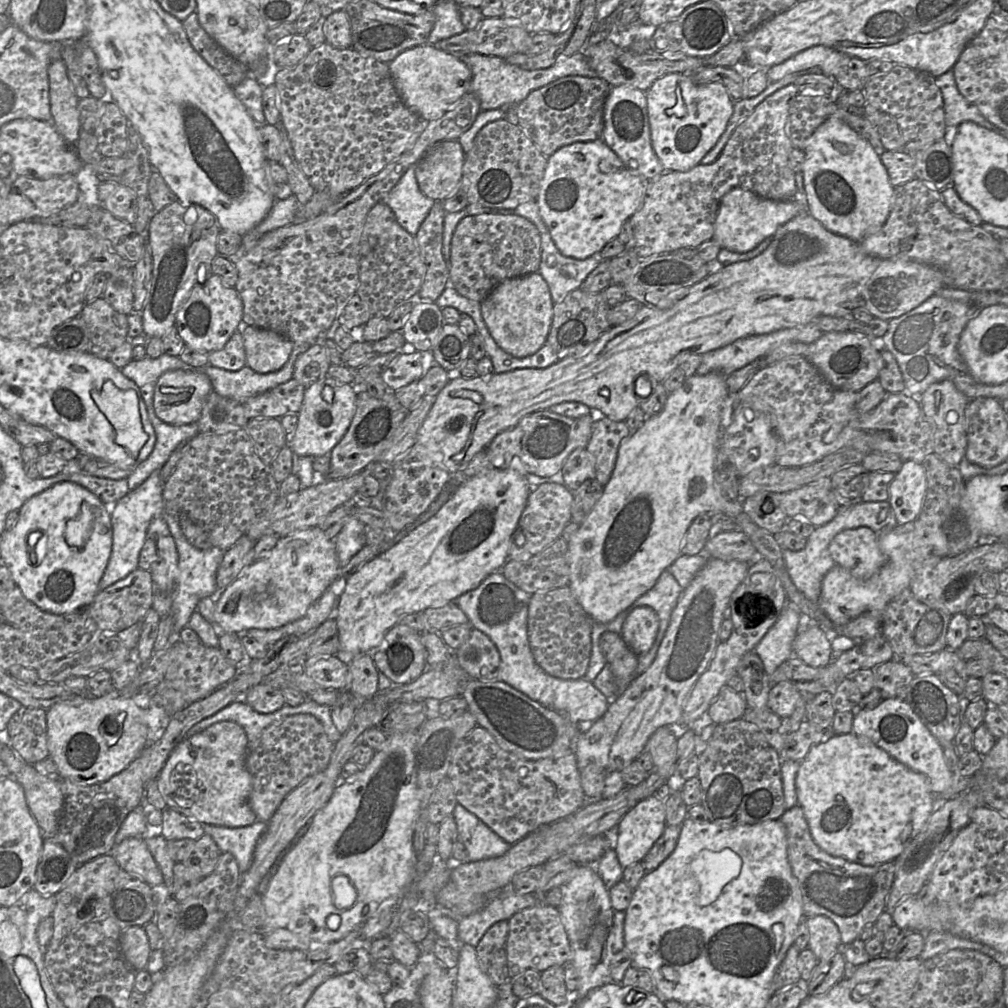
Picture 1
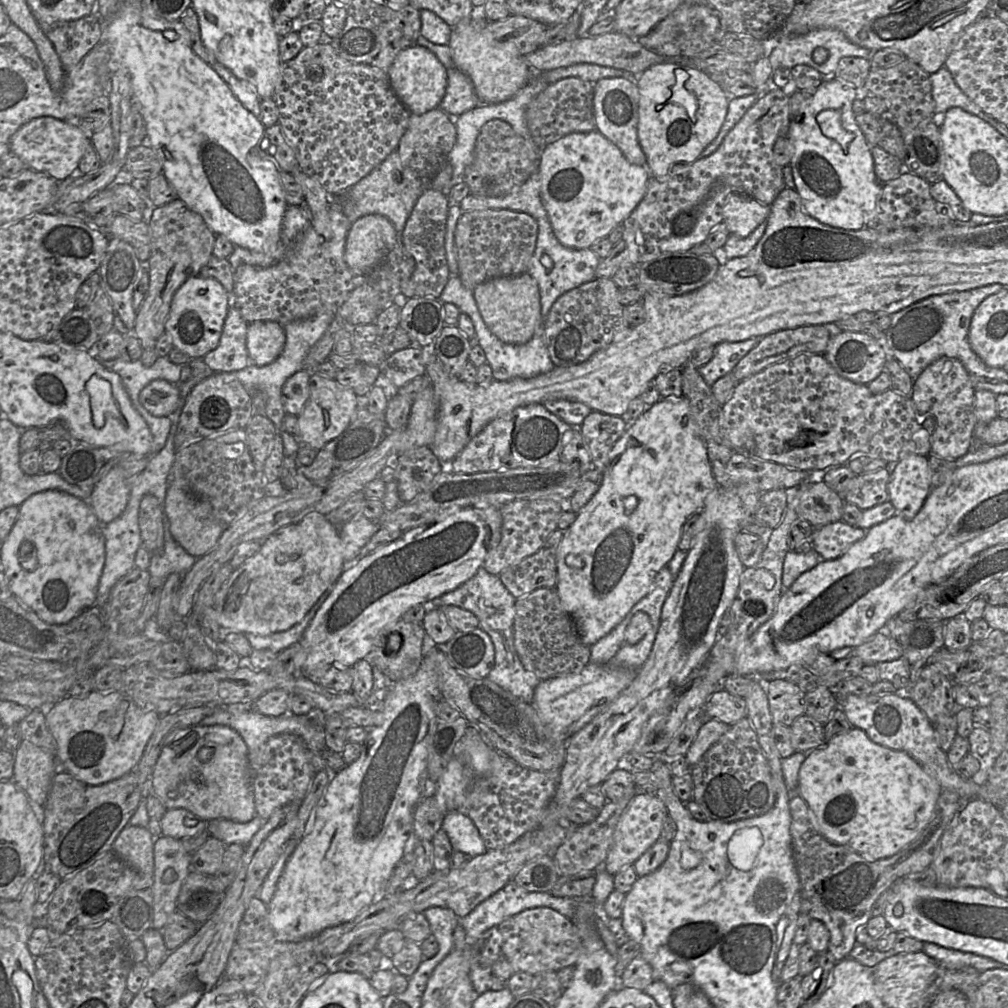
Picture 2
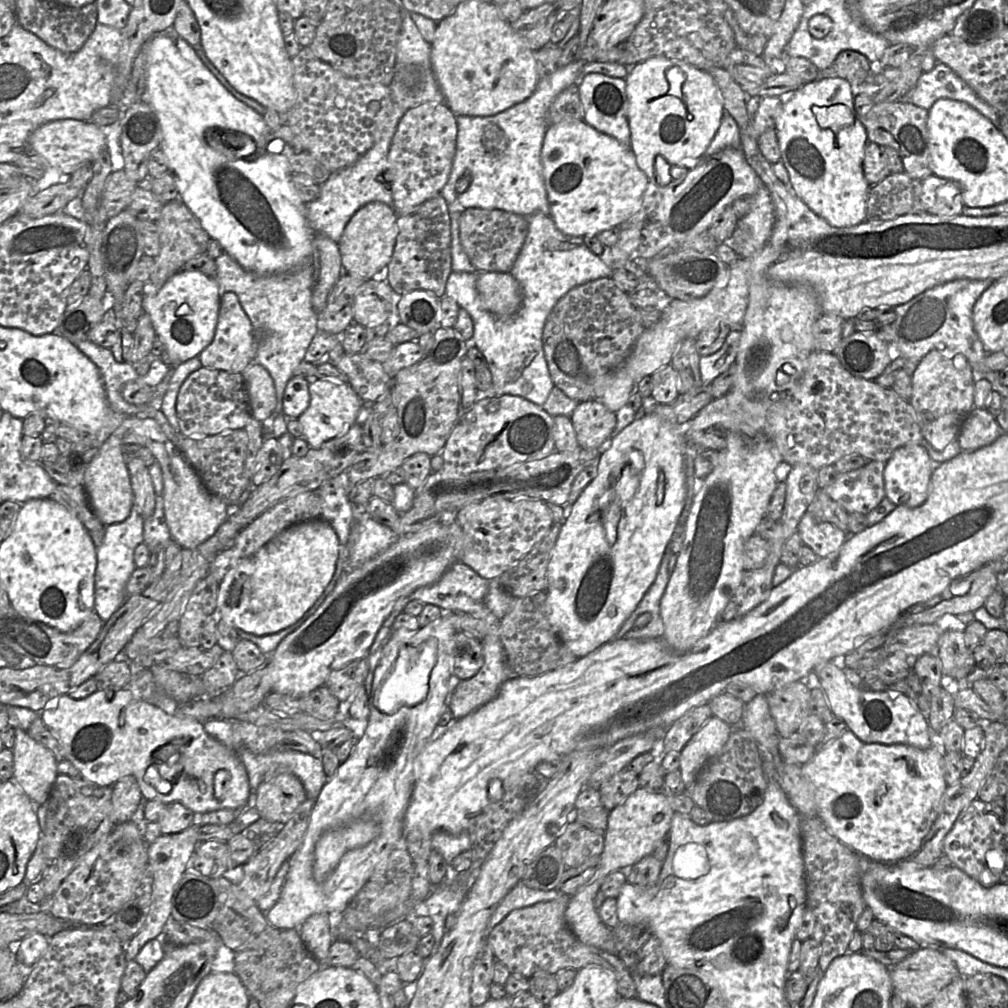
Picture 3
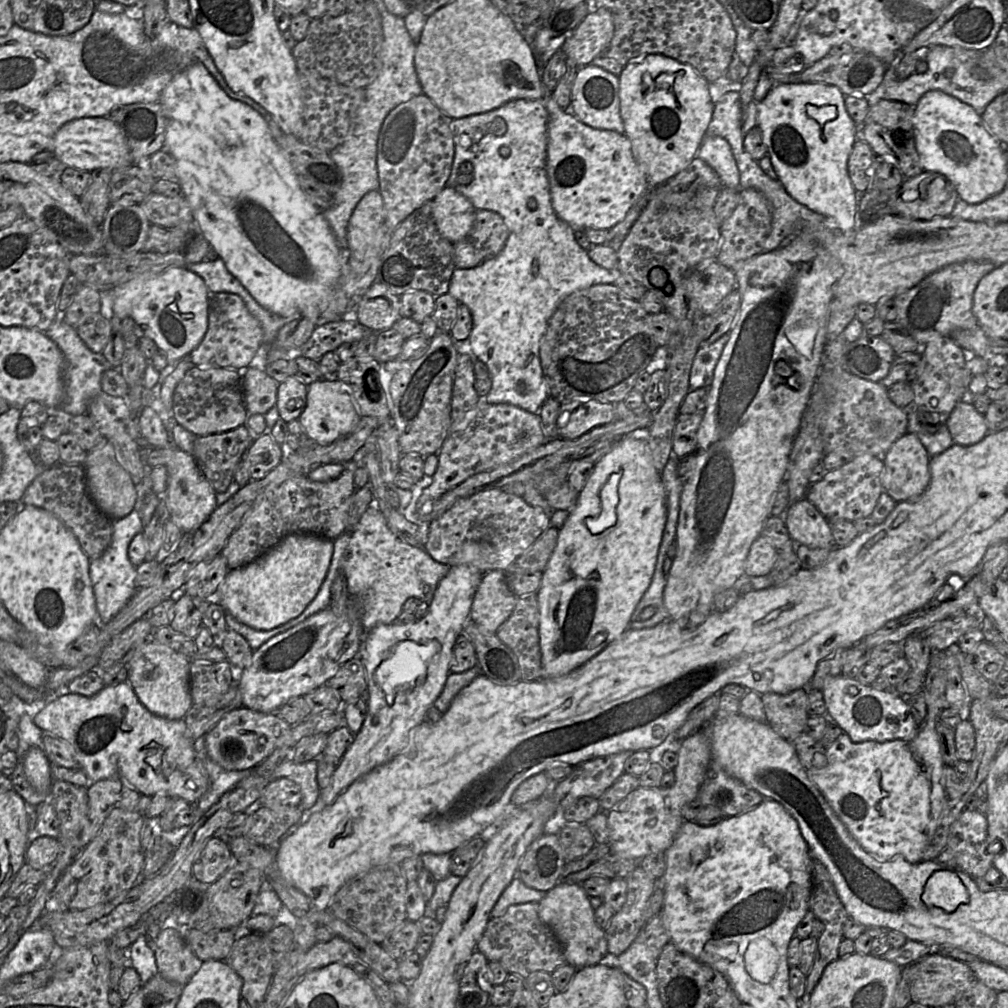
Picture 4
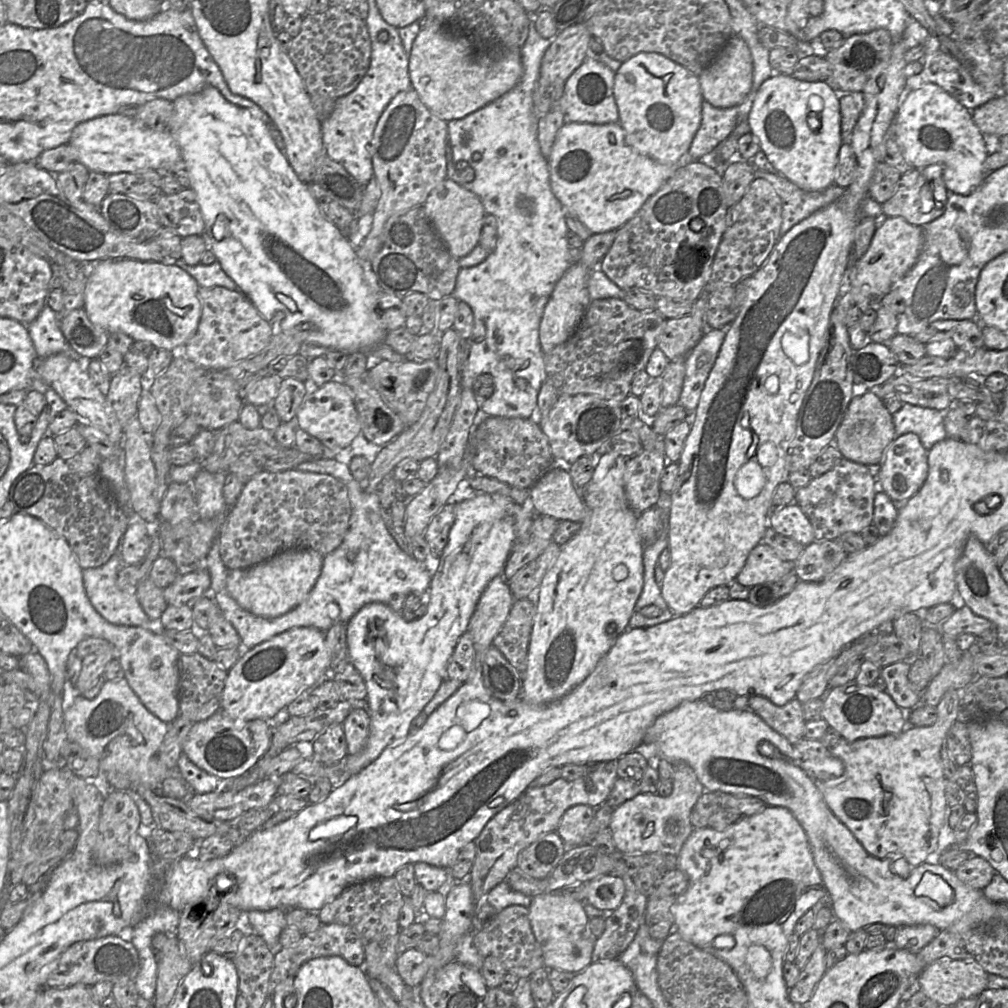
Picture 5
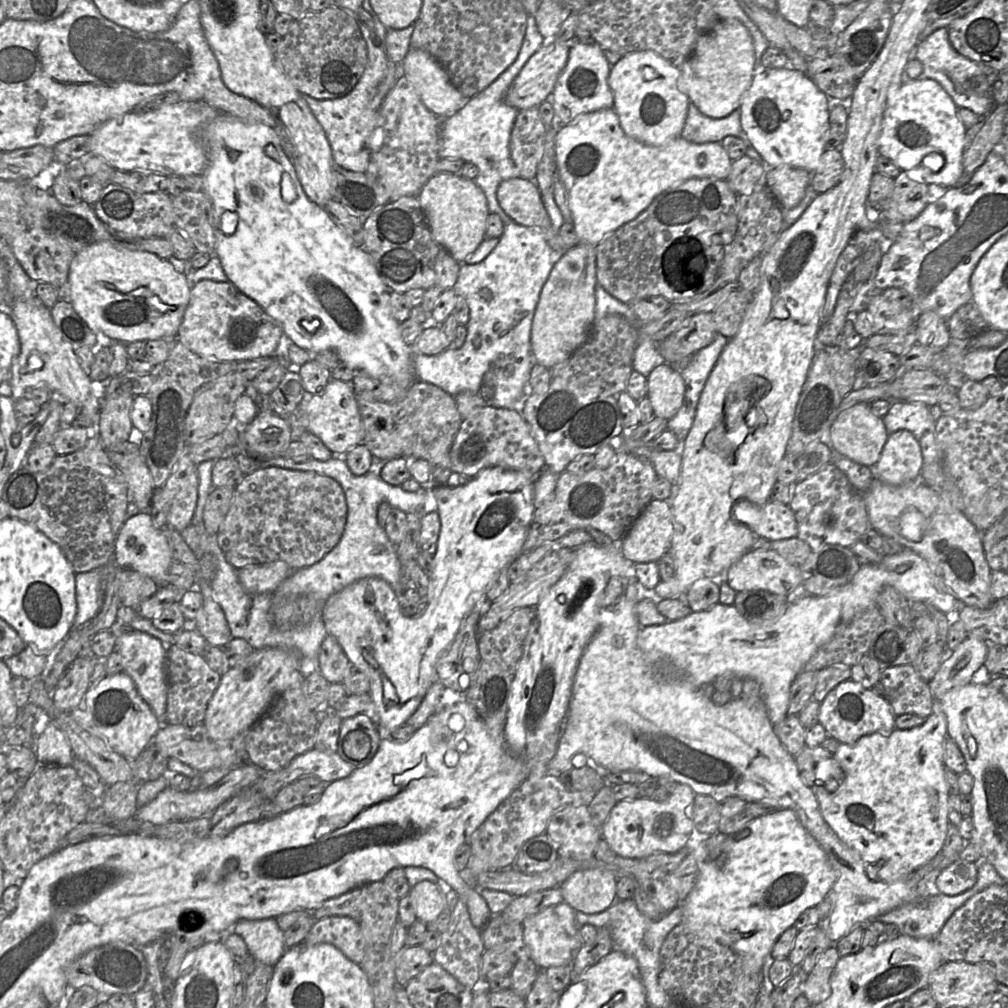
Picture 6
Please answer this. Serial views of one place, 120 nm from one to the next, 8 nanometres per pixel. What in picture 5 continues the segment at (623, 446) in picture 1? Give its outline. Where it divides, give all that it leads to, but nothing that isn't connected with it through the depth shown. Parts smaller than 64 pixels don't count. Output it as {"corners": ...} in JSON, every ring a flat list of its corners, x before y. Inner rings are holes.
{"corners":[[604,453,595,458,596,467,591,480,581,491,581,497,586,507,585,519,580,523,579,532,568,542,560,546,560,552,551,568,547,571,542,582,535,593,535,613,530,636,526,675,521,681,521,695,524,700,533,704,547,704,560,699,572,689,581,684,594,670,599,660,612,648,619,635,629,628,629,620,634,613,635,604,641,594,644,583,643,552,645,545,636,529,638,514,636,514,625,497,624,471,627,458,616,453]]}

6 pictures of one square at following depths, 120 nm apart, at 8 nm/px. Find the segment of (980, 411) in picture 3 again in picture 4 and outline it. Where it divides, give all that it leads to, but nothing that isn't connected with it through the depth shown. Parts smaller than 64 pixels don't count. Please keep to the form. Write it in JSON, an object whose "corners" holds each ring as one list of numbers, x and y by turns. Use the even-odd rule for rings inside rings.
{"corners":[[970,393,955,406,945,425,954,443,962,446,977,444,989,434,985,416,971,403]]}

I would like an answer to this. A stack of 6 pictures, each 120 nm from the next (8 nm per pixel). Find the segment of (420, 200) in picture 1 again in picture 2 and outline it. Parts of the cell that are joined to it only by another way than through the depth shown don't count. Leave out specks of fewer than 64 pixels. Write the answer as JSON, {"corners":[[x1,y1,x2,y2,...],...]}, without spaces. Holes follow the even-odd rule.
{"corners":[[396,149,368,175,340,195,337,200,340,201,342,211,351,223,364,215,380,214,388,218,400,234,423,191,420,181,413,175,403,178,401,160],[397,172,400,173,401,181,394,178]]}

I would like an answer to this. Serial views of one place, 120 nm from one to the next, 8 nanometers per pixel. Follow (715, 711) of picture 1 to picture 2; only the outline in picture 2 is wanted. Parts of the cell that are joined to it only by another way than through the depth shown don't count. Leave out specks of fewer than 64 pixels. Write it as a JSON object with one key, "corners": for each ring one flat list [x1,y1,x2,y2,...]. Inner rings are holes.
{"corners":[[726,690,717,691,707,700,705,713,708,718,717,719,729,726,747,717,746,700]]}

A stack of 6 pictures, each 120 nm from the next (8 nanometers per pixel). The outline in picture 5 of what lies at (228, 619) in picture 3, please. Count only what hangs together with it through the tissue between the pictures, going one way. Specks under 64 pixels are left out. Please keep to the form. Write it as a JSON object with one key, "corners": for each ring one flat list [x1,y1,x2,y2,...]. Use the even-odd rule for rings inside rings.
{"corners":[[294,548,277,553,247,569,228,569,227,590,245,610,264,618,279,617,302,603,322,570,324,556,315,550]]}

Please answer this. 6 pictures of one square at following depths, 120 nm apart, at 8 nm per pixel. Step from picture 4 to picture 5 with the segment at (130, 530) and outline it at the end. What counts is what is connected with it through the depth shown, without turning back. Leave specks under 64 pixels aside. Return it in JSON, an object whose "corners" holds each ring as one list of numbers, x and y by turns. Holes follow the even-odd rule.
{"corners":[[121,545,111,558,103,565,94,568,83,569,83,583,86,594,97,612,107,621,118,625,140,626,151,630,157,635,162,635,165,628,159,619,151,620,143,610,136,596,136,587,125,587,120,589,117,586,117,575,123,567,124,562,121,557]]}

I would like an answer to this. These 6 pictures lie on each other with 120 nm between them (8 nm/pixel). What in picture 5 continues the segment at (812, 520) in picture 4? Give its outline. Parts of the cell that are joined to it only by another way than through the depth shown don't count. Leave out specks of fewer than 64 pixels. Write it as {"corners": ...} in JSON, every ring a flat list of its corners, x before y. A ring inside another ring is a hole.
{"corners":[[795,502,774,508,770,513,768,526,804,547,815,541,813,527,809,519]]}

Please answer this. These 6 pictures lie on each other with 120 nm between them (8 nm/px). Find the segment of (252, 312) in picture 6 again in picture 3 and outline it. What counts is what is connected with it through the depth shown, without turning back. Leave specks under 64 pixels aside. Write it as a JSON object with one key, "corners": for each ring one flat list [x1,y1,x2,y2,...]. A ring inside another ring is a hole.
{"corners":[[225,292,220,297,216,331,212,342,198,355,203,367,242,373,257,353,257,342,252,323,234,292]]}

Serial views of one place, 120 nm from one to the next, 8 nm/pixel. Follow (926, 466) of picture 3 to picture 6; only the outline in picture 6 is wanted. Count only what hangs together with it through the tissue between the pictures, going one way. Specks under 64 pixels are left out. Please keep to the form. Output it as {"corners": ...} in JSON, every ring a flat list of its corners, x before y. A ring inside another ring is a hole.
{"corners":[[902,429,889,434,873,469,875,478,899,486,920,480,922,466,919,441,910,431]]}

